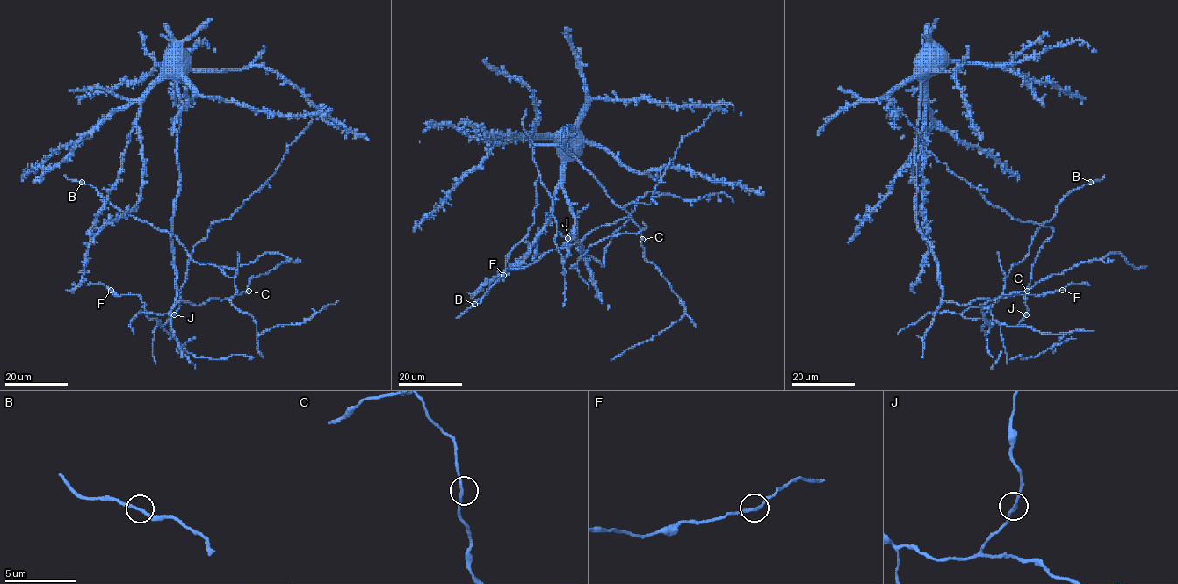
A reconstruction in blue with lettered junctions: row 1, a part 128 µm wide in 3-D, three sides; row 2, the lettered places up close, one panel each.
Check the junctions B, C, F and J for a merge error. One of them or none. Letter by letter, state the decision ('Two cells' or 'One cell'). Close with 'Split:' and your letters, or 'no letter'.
B: One cell
C: One cell
F: One cell
J: One cell
Split: no letter

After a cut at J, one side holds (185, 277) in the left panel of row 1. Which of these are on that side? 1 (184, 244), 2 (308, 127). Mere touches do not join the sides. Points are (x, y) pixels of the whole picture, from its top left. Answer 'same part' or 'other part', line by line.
1: other part
2: same part

